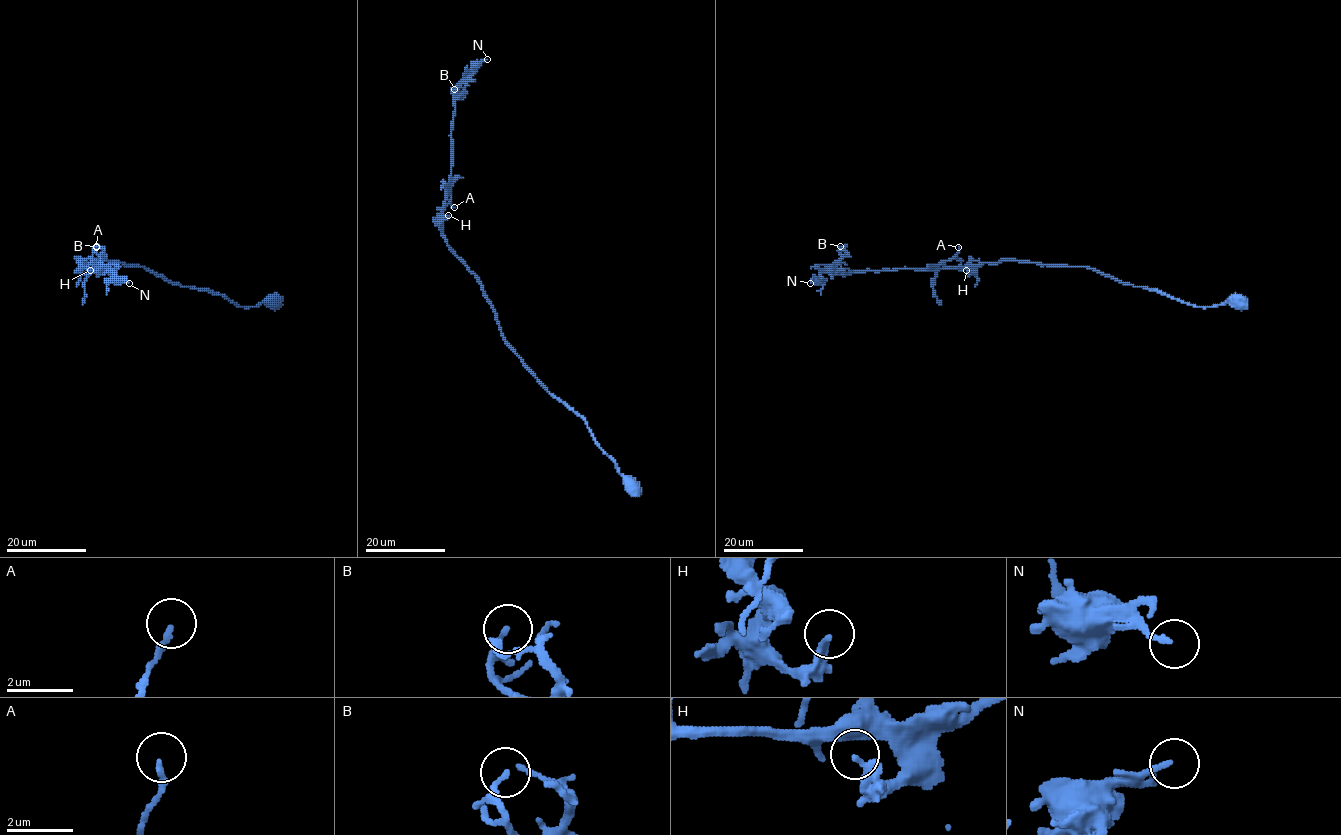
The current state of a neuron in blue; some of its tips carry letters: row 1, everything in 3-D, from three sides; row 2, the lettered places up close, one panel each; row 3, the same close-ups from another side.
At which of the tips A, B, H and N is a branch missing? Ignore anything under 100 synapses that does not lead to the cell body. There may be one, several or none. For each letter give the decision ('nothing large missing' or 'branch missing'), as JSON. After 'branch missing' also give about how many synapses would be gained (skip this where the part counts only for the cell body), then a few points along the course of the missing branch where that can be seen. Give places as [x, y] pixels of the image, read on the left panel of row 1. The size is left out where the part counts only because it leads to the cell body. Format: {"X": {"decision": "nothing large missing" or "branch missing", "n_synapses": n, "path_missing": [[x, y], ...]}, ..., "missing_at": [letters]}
{"A": {"decision": "nothing large missing"}, "B": {"decision": "nothing large missing"}, "H": {"decision": "nothing large missing"}, "N": {"decision": "nothing large missing"}, "missing_at": []}

